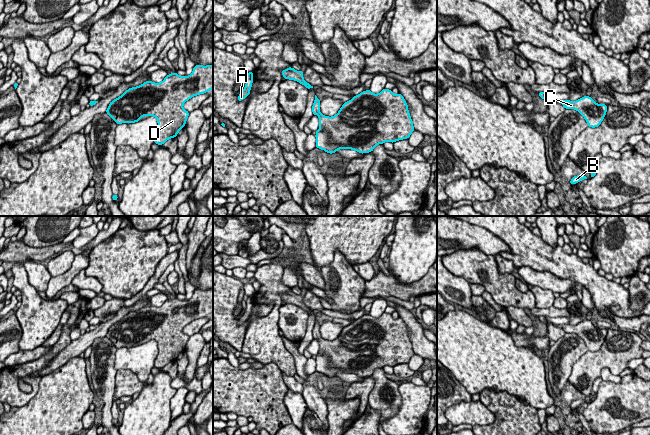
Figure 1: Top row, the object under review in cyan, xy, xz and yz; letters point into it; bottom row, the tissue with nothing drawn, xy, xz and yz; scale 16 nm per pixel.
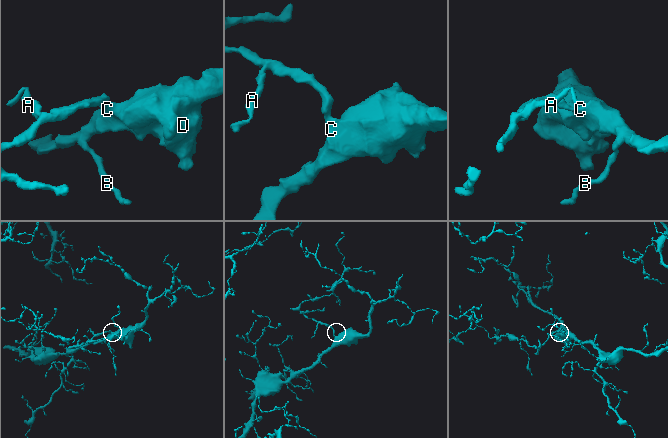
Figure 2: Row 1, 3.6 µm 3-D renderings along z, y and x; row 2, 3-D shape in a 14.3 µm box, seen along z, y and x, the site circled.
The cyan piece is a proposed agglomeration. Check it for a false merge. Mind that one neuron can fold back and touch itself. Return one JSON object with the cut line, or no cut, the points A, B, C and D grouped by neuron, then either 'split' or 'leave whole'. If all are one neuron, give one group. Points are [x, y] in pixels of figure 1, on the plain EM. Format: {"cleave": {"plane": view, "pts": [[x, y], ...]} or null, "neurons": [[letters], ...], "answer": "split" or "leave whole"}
{"cleave": null, "neurons": [["A", "B", "C", "D"]], "answer": "leave whole"}

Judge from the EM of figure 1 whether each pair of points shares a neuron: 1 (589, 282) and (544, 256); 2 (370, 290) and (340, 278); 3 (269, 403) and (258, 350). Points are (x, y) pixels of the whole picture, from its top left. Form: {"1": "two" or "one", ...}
{"1": "one", "2": "two", "3": "two"}

